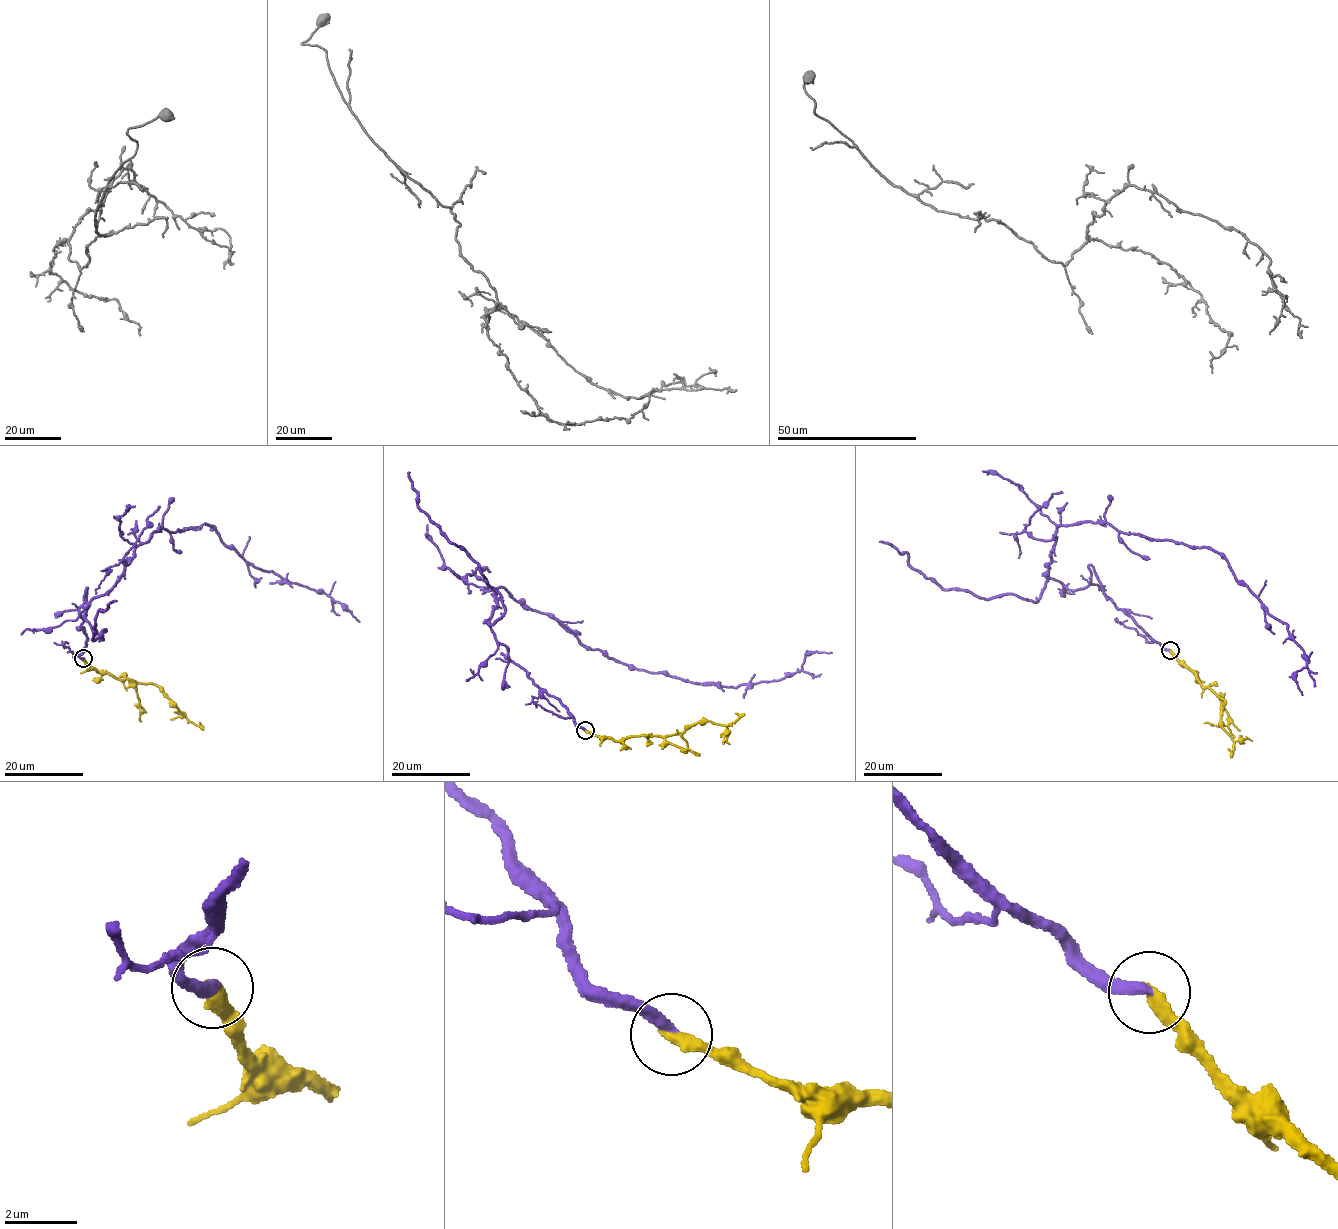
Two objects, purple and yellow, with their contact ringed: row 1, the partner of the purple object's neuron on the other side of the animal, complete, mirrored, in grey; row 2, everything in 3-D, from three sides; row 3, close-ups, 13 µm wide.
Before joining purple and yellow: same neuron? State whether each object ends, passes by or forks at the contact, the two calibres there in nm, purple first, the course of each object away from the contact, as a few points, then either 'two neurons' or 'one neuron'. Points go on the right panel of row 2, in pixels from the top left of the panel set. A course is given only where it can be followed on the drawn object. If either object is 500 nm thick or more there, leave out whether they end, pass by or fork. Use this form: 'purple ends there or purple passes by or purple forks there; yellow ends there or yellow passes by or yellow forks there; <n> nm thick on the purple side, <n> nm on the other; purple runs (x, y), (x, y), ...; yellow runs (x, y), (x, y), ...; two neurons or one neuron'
purple ends there; yellow ends there; 280 nm thick on the purple side, 400 nm on the other; purple runs (1170, 650), (1090, 565), (1083, 588), (1051, 578), (1059, 526), (1219, 553), (1303, 650), (1302, 695); yellow runs (1170, 650), (1197, 672), (1202, 686), (1225, 700), (1221, 718), (1224, 730), (1234, 742), (1230, 757); one neuron

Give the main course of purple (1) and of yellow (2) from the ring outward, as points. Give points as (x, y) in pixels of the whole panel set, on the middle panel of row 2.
1: (585, 731), (502, 654), (508, 662), (488, 623), (495, 589), (608, 657), (696, 683), (777, 681), (832, 653)
2: (585, 731), (617, 742), (632, 736), (679, 734), (698, 722), (711, 721), (727, 725), (744, 713)

